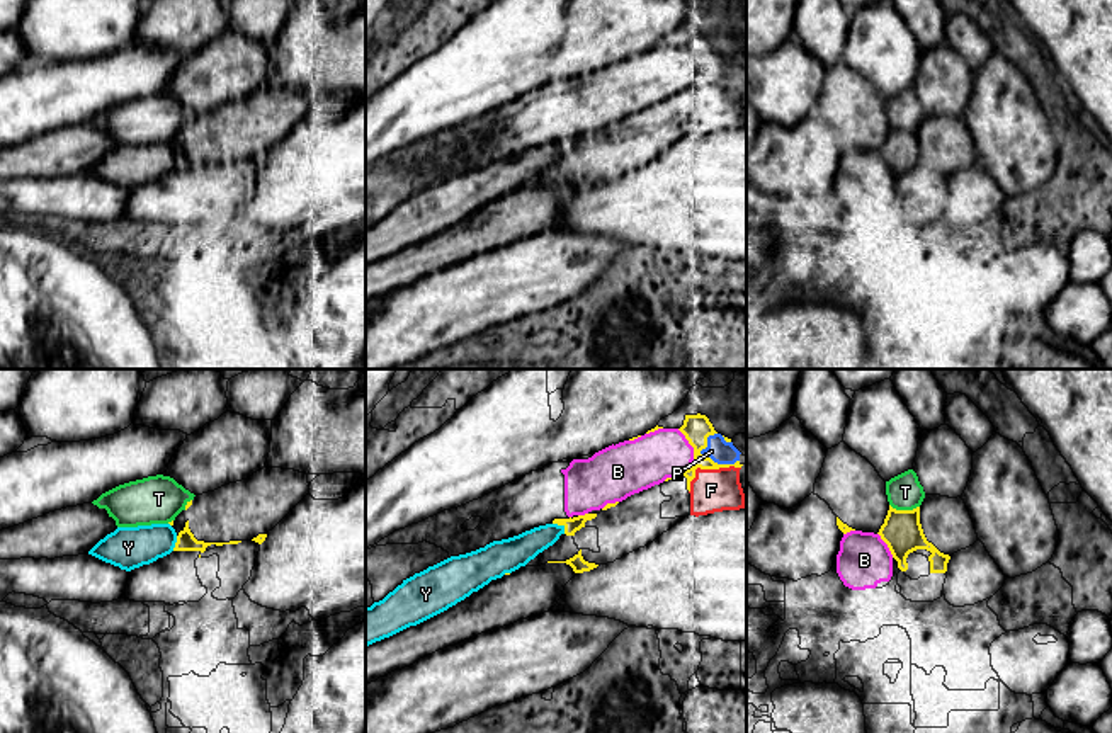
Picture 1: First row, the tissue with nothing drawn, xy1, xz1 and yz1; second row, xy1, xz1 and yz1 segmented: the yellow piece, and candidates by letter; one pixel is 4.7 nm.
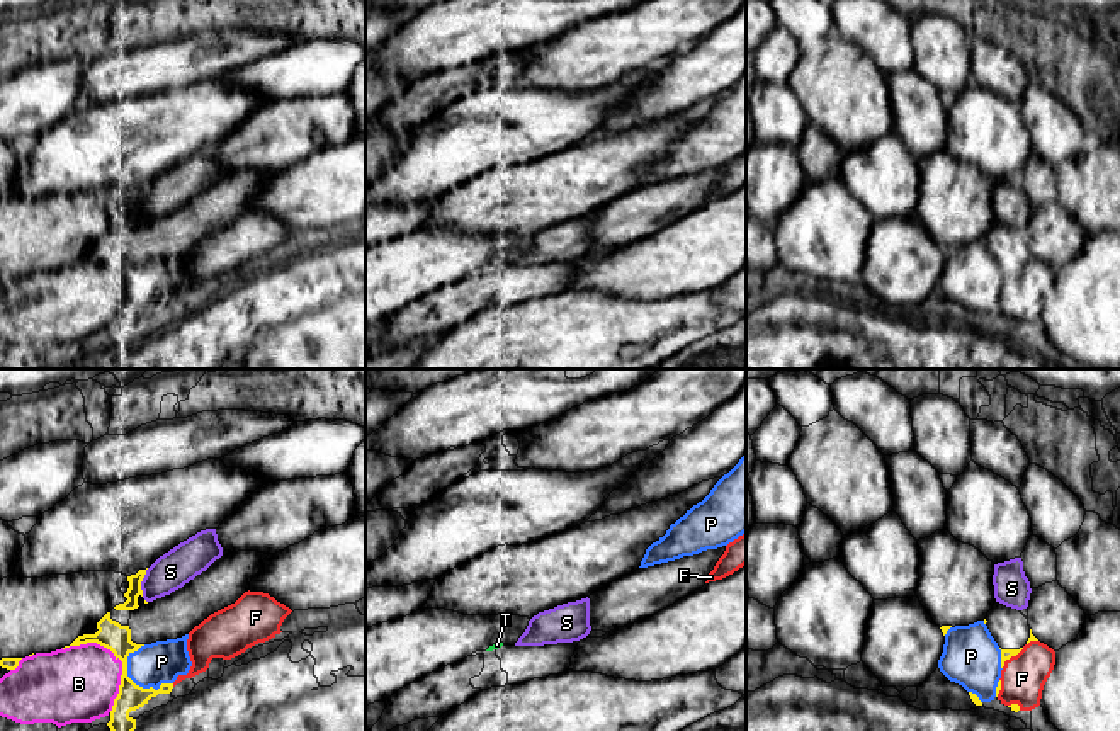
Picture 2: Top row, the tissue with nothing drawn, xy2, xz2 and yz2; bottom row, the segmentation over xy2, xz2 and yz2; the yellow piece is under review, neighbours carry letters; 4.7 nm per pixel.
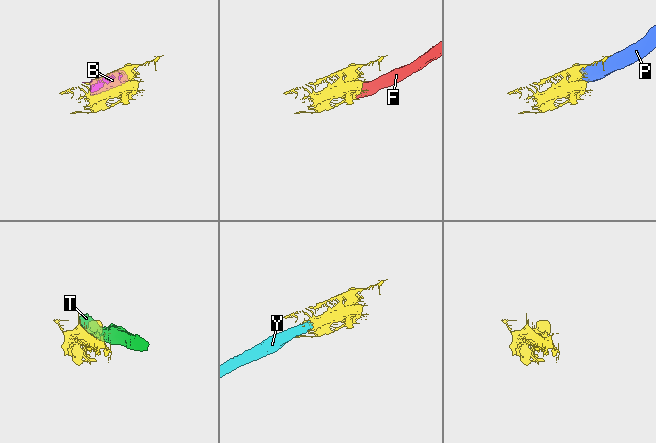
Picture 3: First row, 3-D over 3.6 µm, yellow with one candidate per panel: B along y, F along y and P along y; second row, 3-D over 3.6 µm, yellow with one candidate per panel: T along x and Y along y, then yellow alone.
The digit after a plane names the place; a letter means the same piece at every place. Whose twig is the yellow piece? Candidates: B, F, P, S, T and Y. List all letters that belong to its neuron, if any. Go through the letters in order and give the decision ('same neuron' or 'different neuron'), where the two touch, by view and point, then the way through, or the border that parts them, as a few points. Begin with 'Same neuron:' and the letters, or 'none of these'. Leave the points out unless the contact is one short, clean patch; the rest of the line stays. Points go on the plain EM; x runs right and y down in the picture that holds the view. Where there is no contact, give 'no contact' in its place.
Same neuron: Y
B: different neuron; meets yellow in xy2 at (116, 276)
F: different neuron; meets yellow in xz1 at (706, 87)
P: different neuron; meets yellow in xy2 at (138, 305)
S: different neuron; meets yellow in xy2 at (141, 199)
T: different neuron; meets yellow in yz1 at (905, 130)
Y: same neuron; meets yellow in xz1 at (561, 143)

